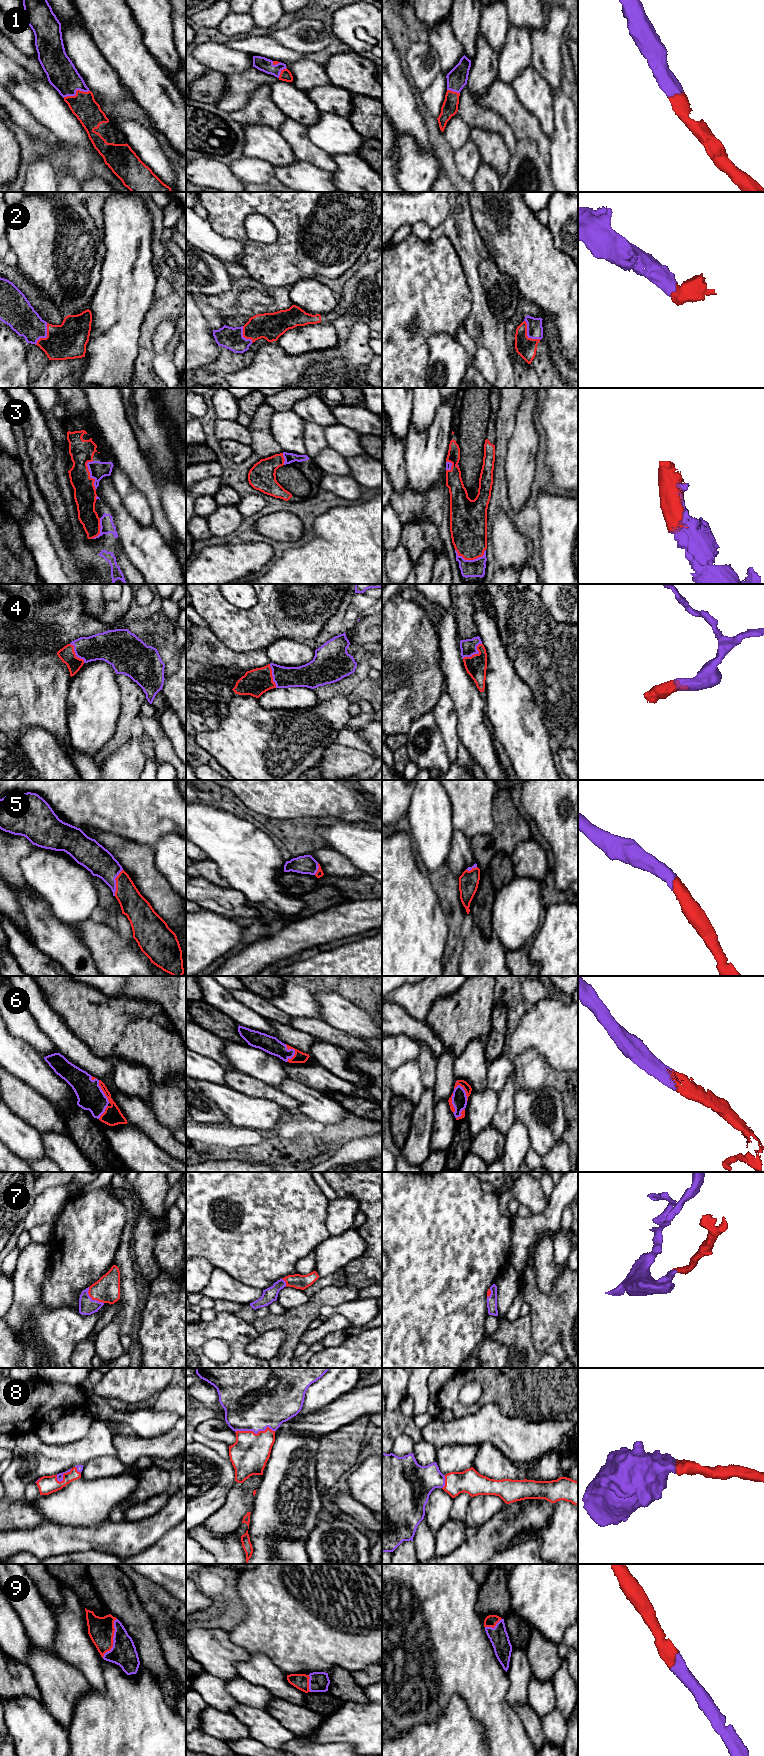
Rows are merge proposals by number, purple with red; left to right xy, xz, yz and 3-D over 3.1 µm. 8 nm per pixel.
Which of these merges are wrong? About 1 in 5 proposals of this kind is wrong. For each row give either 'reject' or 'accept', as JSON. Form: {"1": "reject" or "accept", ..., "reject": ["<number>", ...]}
{"1": "accept", "2": "accept", "3": "accept", "4": "accept", "5": "accept", "6": "accept", "7": "accept", "8": "accept", "9": "accept", "reject": []}

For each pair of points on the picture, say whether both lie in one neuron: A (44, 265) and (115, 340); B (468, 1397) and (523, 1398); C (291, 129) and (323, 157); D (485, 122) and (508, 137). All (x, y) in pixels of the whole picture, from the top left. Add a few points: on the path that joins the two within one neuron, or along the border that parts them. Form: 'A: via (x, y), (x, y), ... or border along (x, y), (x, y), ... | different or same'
A: border along (97, 286), (88, 308) | different
B: border along (481, 1383), (468, 1381), (458, 1400) | different
C: via (297, 137), (315, 155) | same
D: via (491, 122), (502, 131) | same

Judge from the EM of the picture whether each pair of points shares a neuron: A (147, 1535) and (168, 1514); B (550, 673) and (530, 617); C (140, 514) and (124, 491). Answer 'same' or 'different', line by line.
A: same
B: same
C: same

